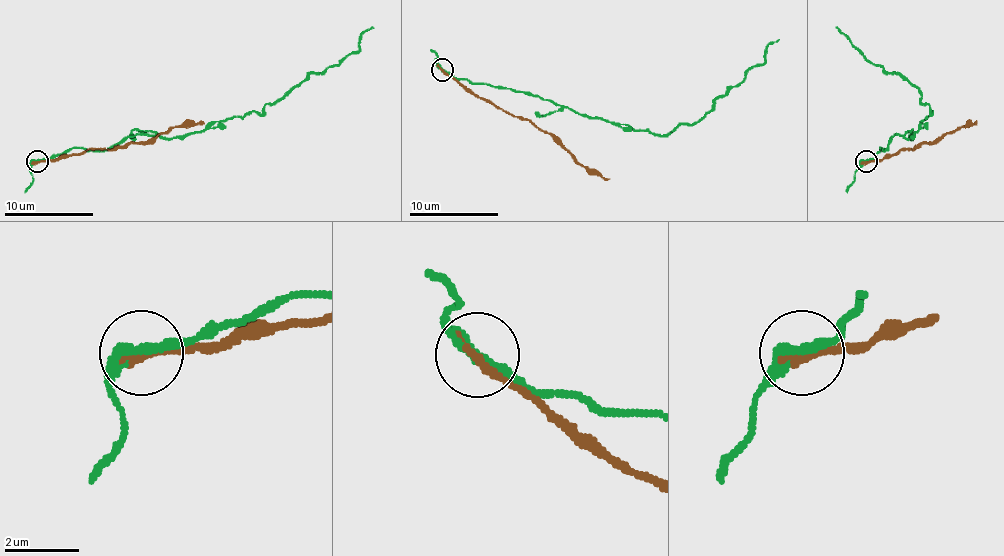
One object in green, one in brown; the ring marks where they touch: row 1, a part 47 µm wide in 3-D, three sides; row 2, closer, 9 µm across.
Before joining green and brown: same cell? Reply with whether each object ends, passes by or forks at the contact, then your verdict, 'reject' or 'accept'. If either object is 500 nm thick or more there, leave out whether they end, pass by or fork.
green passes by; brown ends; reject

